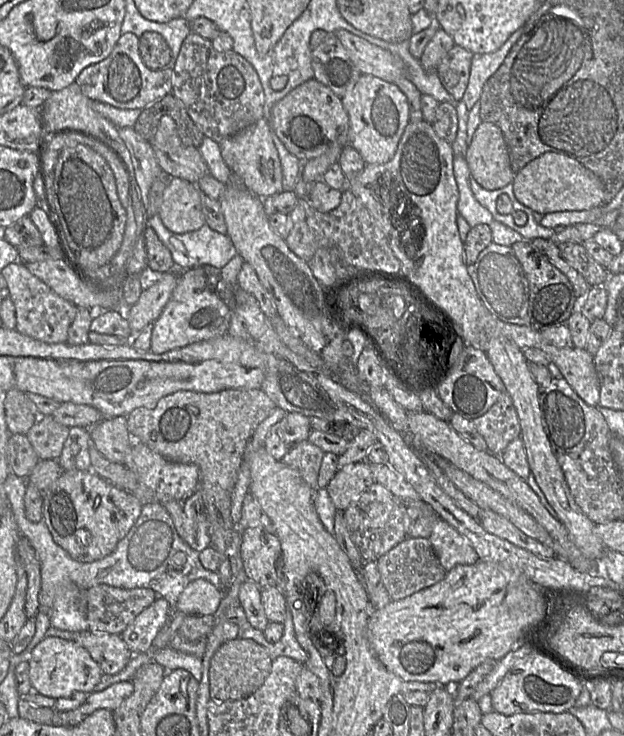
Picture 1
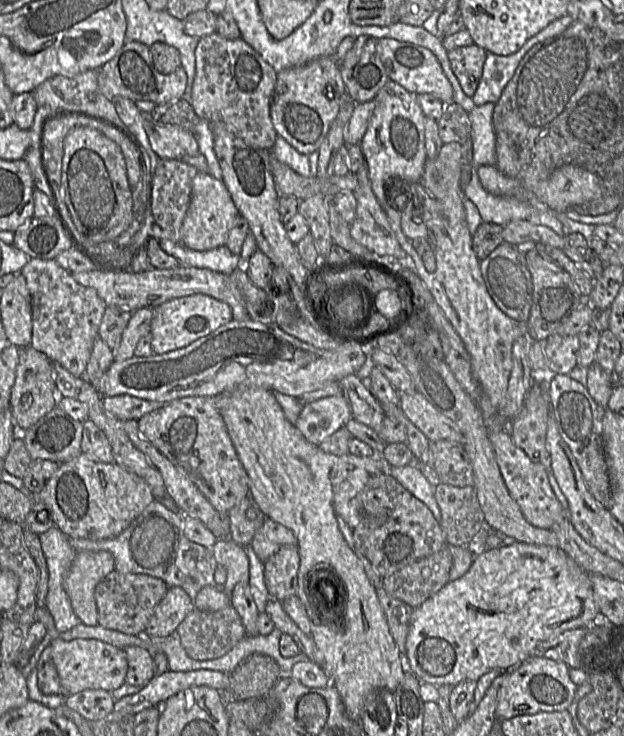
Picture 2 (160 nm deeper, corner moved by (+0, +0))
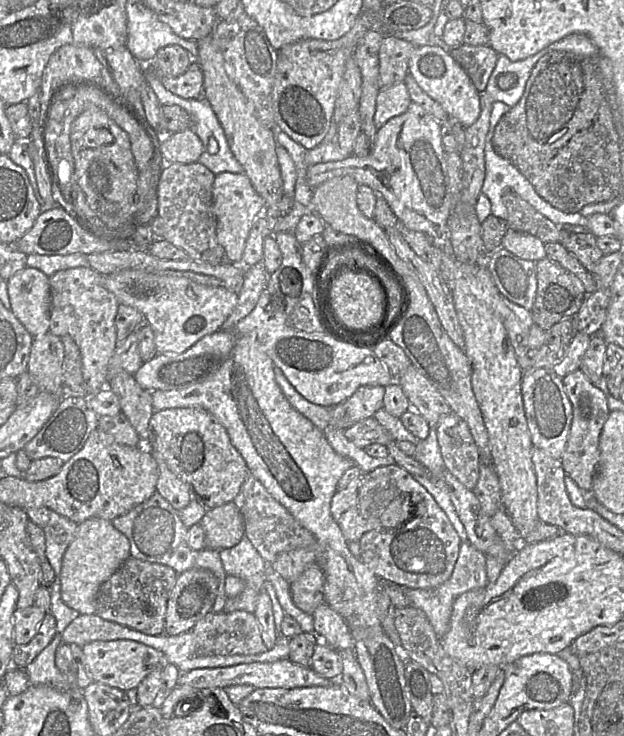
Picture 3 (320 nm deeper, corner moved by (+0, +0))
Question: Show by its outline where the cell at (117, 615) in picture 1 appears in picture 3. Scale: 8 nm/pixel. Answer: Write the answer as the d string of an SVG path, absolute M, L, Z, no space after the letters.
M129 557L99 588L96 614L148 635L160 635L165 630L167 602L178 573L171 567Z

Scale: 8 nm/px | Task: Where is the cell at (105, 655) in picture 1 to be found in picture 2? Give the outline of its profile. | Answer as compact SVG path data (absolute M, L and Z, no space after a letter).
M128 646L123 649L127 660L125 682L142 688L155 676L152 651L140 646Z

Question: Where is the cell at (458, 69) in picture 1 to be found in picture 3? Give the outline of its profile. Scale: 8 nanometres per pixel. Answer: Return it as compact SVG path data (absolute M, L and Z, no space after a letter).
M462 44L451 49L453 59L466 71L479 93L485 91L498 53L489 45Z

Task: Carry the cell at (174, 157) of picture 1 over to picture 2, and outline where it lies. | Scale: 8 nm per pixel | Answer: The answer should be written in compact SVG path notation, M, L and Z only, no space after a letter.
M141 113L152 150L160 159L181 160L199 153L194 135L183 128L153 120L151 113Z

